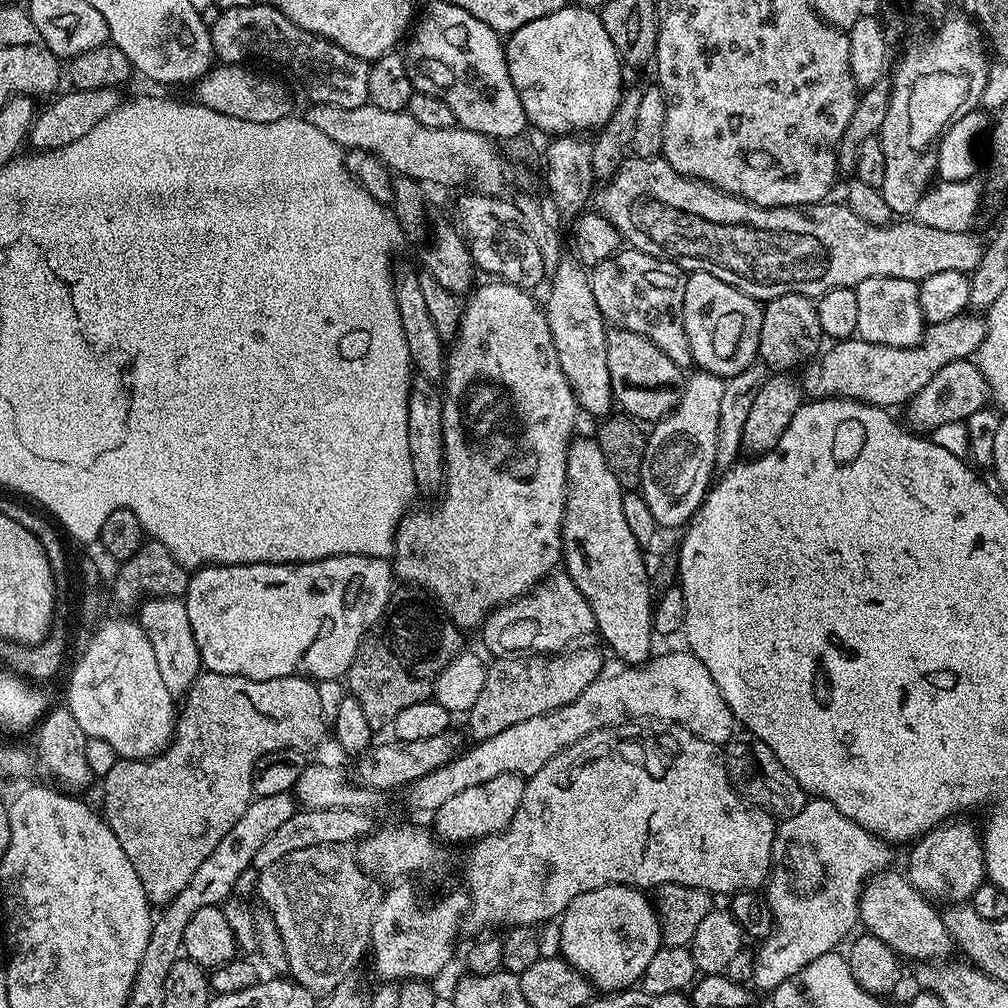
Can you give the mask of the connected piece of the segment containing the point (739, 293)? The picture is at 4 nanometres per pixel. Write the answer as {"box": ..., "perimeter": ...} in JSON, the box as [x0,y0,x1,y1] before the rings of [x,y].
{"box":[684,273,764,376],"perimeter":[[[691,273],[686,280],[684,325],[690,338],[692,364],[701,372],[715,376],[737,376],[757,363],[764,309],[761,301],[750,298],[742,290],[714,278],[714,274]]]}

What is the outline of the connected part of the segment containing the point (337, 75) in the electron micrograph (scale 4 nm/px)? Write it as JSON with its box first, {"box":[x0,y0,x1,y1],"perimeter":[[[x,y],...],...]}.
{"box":[210,2,369,108],"perimeter":[[[249,2],[241,8],[223,9],[218,22],[210,25],[210,31],[212,51],[220,64],[269,64],[270,67],[293,76],[312,104],[357,108],[369,103],[369,61],[342,50],[342,46],[338,46],[333,40],[310,34],[310,30],[302,30],[302,26],[294,26],[294,22],[286,18],[286,14],[263,2]]]}

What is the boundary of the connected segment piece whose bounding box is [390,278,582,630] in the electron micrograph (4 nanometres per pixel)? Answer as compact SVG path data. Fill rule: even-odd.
M492 278L487 282L489 284L477 283L463 305L460 313L460 329L446 352L446 367L442 381L444 397L442 436L444 438L446 480L450 485L443 489L442 497L444 496L445 510L452 512L453 518L456 519L456 536L444 536L444 512L442 509L424 508L421 512L412 510L401 518L400 525L396 527L396 541L390 557L395 579L397 581L405 580L408 584L417 584L418 587L425 588L429 592L427 595L442 609L443 615L461 630L479 629L495 608L509 604L519 596L529 595L536 585L544 583L553 572L561 567L564 539L560 535L564 525L566 486L568 485L566 462L568 461L568 448L574 439L572 431L576 428L576 415L581 415L582 412L580 405L576 403L576 395L572 392L570 382L560 365L558 350L550 332L548 313L542 307L541 301L539 304L532 297L533 293L529 289L520 288L516 284L507 284L506 281L499 278Z

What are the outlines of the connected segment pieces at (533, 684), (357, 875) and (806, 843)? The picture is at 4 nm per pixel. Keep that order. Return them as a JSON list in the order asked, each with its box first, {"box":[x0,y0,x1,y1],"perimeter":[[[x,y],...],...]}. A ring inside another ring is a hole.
[{"box":[466,650,605,742],"perimeter":[[[565,650],[559,654],[544,654],[539,658],[496,658],[487,665],[488,673],[486,674],[486,682],[482,682],[482,691],[478,694],[478,702],[474,702],[472,709],[466,713],[466,720],[468,720],[467,735],[472,740],[479,742],[486,738],[494,738],[494,734],[502,734],[502,730],[510,730],[510,726],[518,726],[518,722],[526,722],[526,718],[538,718],[547,712],[558,710],[562,706],[572,704],[574,698],[578,698],[578,694],[582,694],[582,690],[586,690],[586,686],[590,686],[590,682],[594,682],[605,671],[604,656],[600,652],[572,652],[576,650]]]},{"box":[256,844,382,998],"perimeter":[[[323,844],[322,846],[308,846],[306,848],[299,848],[298,850],[290,850],[290,854],[286,854],[284,858],[278,858],[278,862],[270,862],[270,866],[259,869],[258,876],[260,881],[257,882],[256,888],[260,891],[260,900],[263,907],[266,909],[272,921],[278,926],[278,934],[282,938],[282,946],[284,953],[288,959],[287,975],[296,983],[301,984],[307,992],[312,993],[317,998],[327,997],[342,981],[351,977],[356,971],[356,963],[360,959],[365,959],[366,953],[369,951],[372,943],[372,927],[374,926],[374,918],[376,911],[380,905],[380,897],[382,895],[382,887],[380,888],[381,881],[377,877],[369,874],[356,862],[355,855],[346,853],[347,851],[341,850],[339,847],[331,844]]]},{"box":[752,799,893,990],"perimeter":[[[809,799],[808,805],[798,810],[798,814],[783,817],[776,829],[772,870],[766,881],[768,908],[772,911],[770,916],[775,921],[775,928],[762,940],[760,953],[755,953],[756,969],[752,975],[754,984],[765,990],[777,988],[786,982],[786,978],[794,978],[798,970],[810,966],[814,958],[822,958],[828,952],[837,951],[841,947],[839,944],[843,945],[857,931],[855,928],[858,928],[860,919],[860,896],[867,882],[891,865],[888,864],[892,860],[891,851],[893,849],[888,841],[870,834],[858,826],[858,822],[846,818],[846,814],[842,814],[842,810],[835,808],[829,800]]]}]

